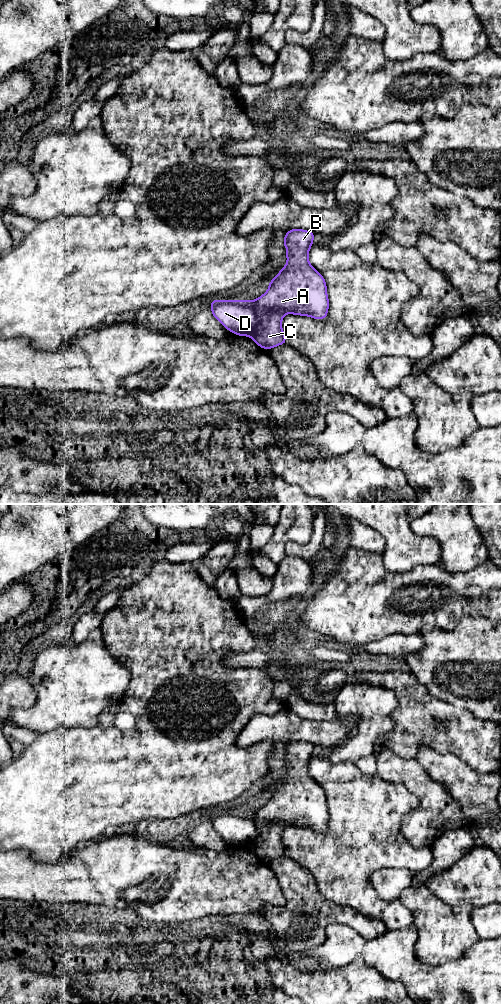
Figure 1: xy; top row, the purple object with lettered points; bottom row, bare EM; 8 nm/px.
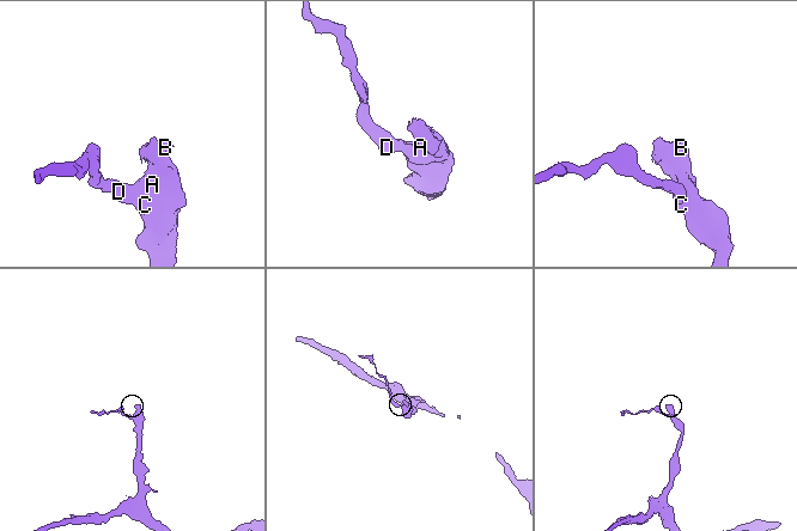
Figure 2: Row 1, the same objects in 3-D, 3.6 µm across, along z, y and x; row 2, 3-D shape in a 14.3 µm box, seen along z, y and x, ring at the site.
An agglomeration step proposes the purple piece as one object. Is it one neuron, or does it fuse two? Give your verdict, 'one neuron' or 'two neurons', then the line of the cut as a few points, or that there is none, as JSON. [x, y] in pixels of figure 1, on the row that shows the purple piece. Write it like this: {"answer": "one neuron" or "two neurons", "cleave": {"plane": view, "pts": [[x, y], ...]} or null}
{"answer": "two neurons", "cleave": {"plane": "xy", "pts": [[249, 301], [253, 305], [257, 317], [257, 324], [251, 335]]}}

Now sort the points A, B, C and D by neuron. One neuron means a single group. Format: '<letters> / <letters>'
A B C / D

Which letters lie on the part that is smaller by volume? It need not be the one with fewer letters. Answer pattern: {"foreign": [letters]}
{"foreign": ["D"]}

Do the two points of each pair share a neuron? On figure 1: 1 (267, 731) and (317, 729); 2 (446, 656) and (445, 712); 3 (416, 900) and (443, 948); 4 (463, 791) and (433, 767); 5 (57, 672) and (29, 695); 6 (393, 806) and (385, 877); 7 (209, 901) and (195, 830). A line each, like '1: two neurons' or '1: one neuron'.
1: one neuron
2: two neurons
3: one neuron
4: one neuron
5: two neurons
6: two neurons
7: two neurons

